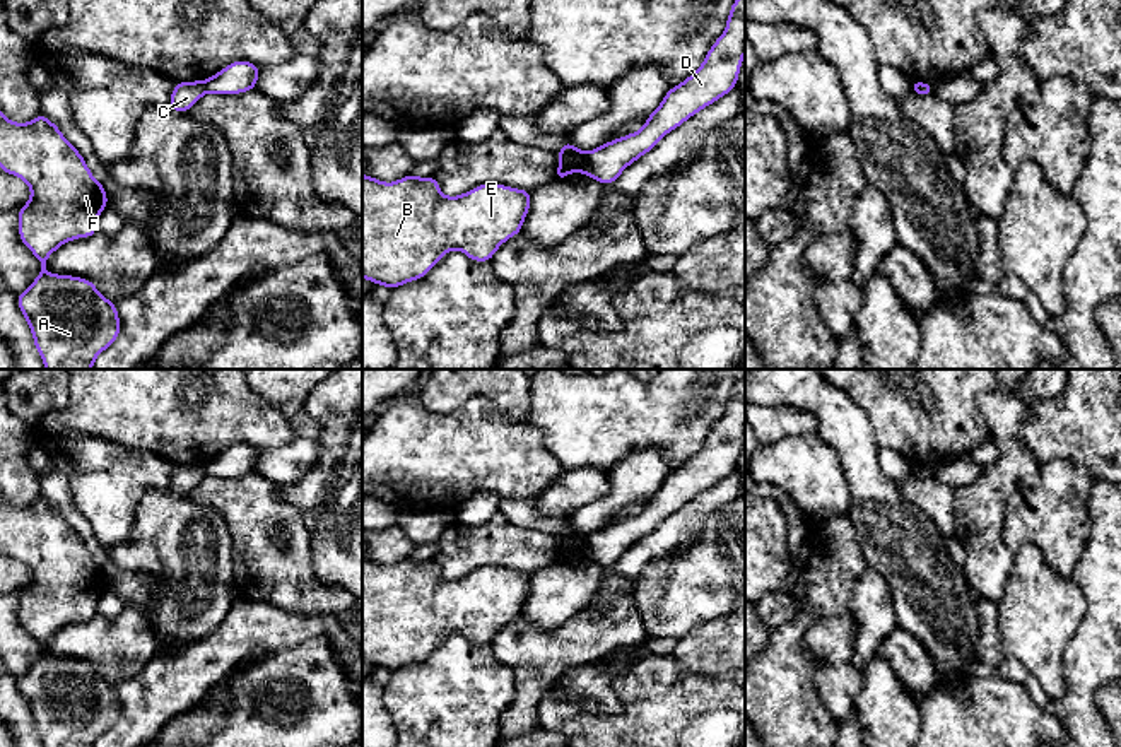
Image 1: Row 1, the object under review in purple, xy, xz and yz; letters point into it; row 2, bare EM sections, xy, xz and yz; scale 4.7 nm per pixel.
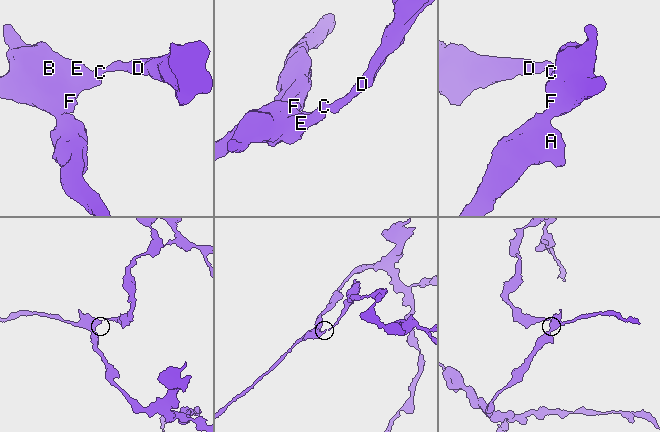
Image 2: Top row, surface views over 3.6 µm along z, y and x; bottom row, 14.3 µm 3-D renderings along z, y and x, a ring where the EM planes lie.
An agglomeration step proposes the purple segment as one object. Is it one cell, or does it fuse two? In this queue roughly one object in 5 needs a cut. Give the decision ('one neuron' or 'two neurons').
two neurons

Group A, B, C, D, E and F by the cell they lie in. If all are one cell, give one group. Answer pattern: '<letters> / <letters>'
A B C E F / D

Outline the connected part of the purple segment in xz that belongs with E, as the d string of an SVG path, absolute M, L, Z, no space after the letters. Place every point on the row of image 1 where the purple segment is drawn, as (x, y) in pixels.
M362 174L362 277L393 291L422 279L451 250L463 251L473 262L490 262L504 241L521 232L530 200L531 191L499 183L444 197L434 176L407 174L383 183Z

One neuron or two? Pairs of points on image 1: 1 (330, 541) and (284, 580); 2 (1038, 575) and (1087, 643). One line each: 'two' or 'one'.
1: two
2: two

